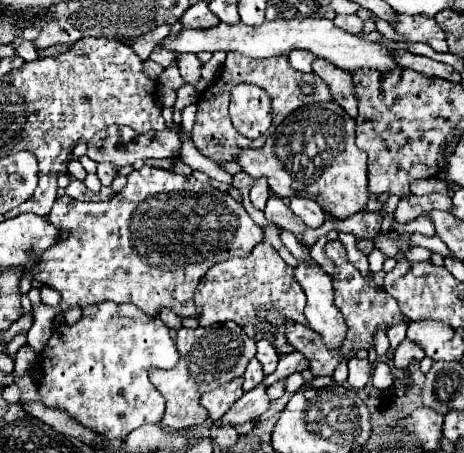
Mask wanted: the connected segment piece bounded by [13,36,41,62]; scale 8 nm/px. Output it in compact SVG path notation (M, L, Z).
M21 36L13 40L13 46L17 48L17 54L19 54L25 62L33 62L33 60L41 58L41 56L37 54L37 50L31 46L31 42L29 42L29 40L23 40Z

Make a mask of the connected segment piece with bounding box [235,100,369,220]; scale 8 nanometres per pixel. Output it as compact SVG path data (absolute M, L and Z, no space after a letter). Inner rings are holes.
M333 100L295 110L267 138L263 148L241 148L235 162L249 176L267 178L277 196L313 198L339 220L361 212L369 200L367 154L355 146L355 120Z

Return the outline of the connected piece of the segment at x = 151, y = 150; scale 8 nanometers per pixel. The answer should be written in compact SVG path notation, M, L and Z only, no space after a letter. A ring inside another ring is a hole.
M107 126L99 134L87 142L89 152L87 156L95 162L111 162L115 166L125 166L133 164L135 160L145 160L145 158L175 158L181 152L181 136L173 128L157 130L151 134L139 134L127 126Z

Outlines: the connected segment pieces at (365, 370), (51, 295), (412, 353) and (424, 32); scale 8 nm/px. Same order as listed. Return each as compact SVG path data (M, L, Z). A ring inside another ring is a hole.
M351 358L349 360L349 386L351 388L363 388L369 378L371 378L373 366L369 364L369 360L359 360L359 358Z
M41 286L41 302L49 304L49 306L57 306L59 292L55 292L55 288L51 288L51 286Z
M405 338L403 344L398 346L398 363L393 364L398 369L409 368L411 364L421 362L423 358L425 358L425 350L423 350L417 342ZM403 346L405 346L405 348L403 348Z
M395 14L397 22L393 24L395 32L401 34L407 42L425 42L435 52L447 52L445 34L433 18L427 16L403 16Z

